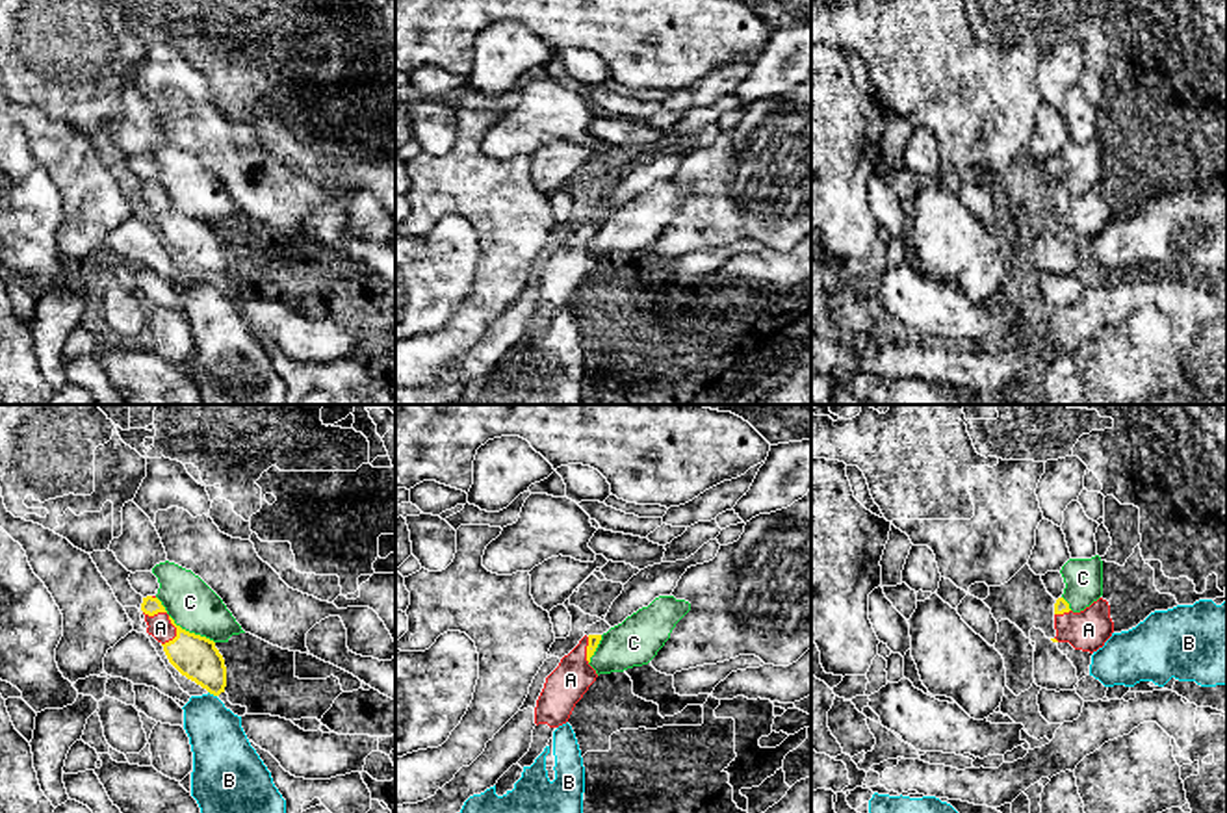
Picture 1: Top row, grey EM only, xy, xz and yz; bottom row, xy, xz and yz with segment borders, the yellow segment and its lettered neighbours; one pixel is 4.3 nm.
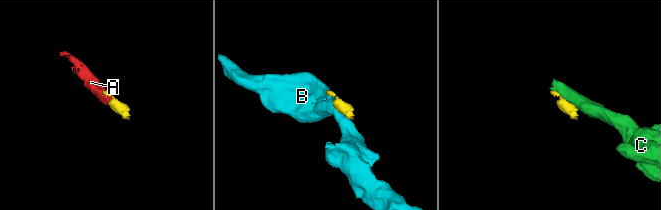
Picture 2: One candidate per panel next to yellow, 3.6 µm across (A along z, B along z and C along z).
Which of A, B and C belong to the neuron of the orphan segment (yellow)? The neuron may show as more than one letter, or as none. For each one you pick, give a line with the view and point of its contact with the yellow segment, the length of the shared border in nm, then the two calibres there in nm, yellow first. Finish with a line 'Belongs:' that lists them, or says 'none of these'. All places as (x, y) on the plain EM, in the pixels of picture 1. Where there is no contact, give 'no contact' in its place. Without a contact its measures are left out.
A: meets yellow in xy at (177, 218); contact 130 nm long; 190 nm thick on the yellow side, 100 nm on the other
Belongs: A

